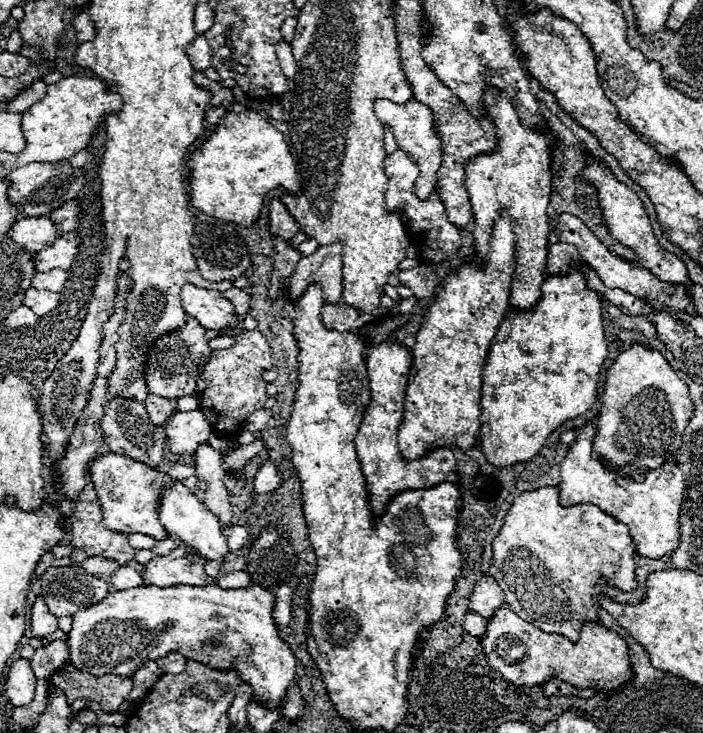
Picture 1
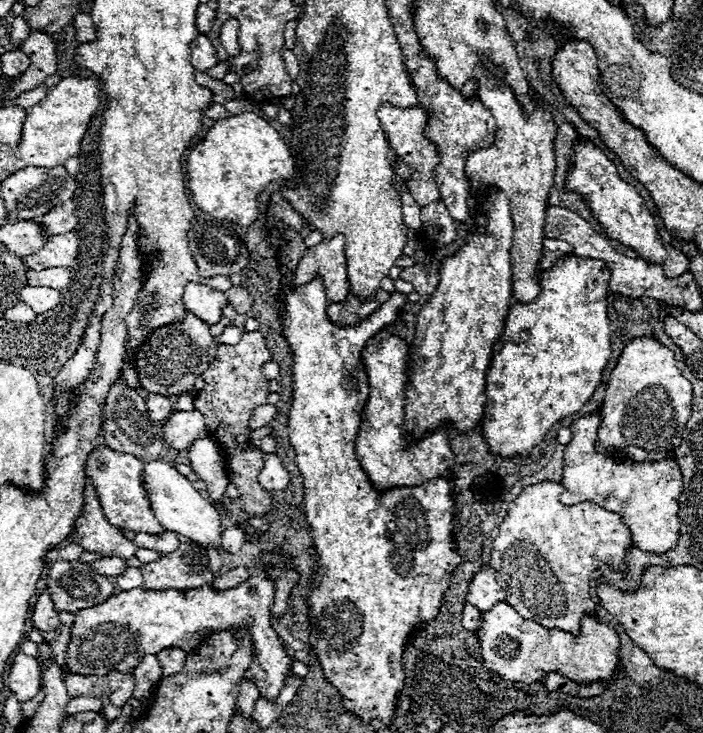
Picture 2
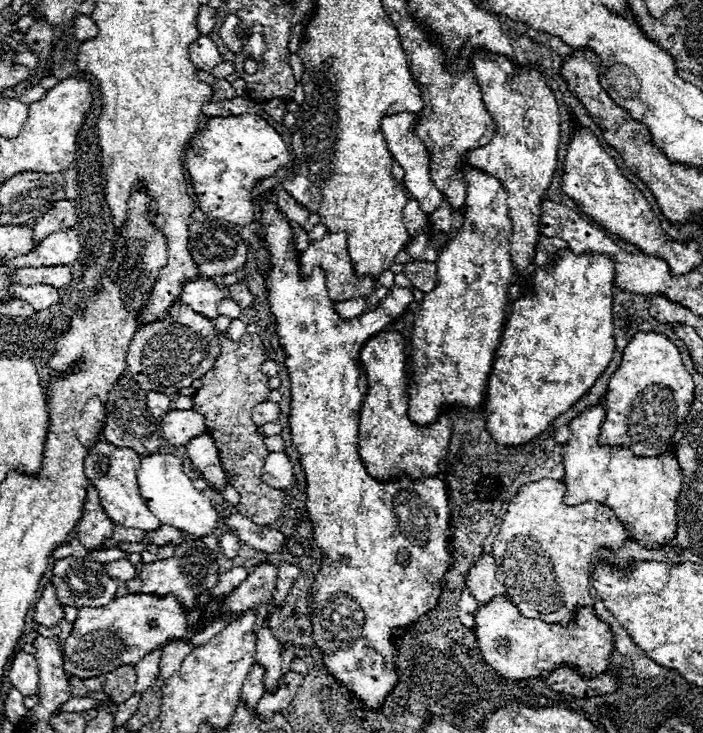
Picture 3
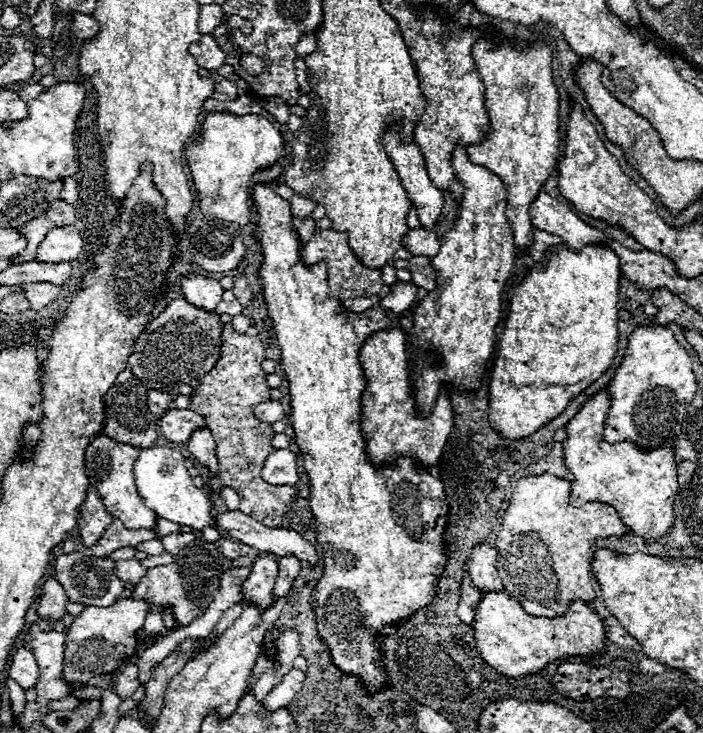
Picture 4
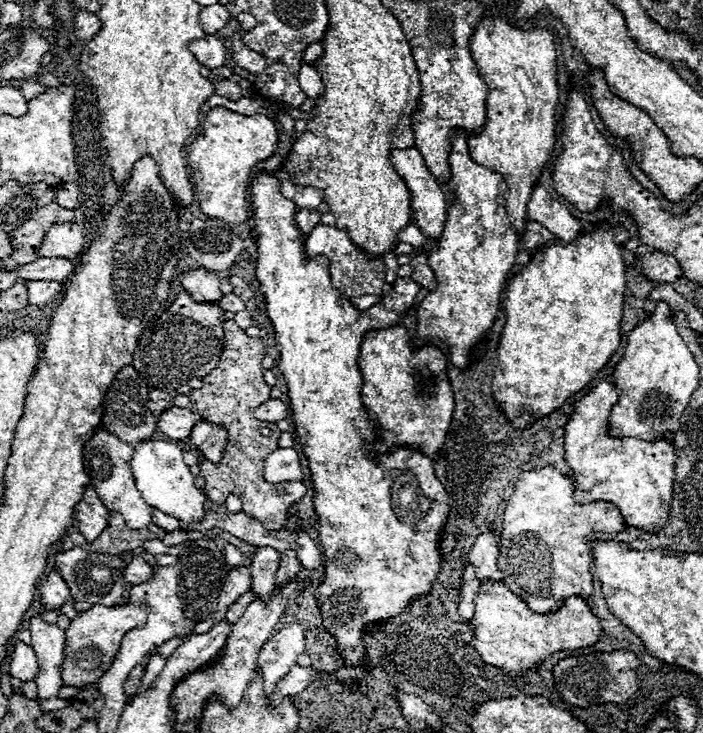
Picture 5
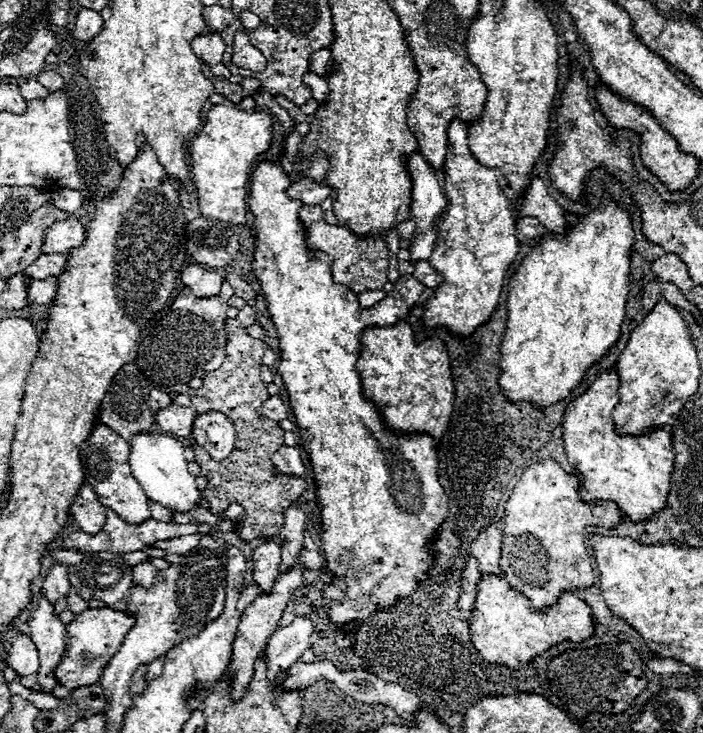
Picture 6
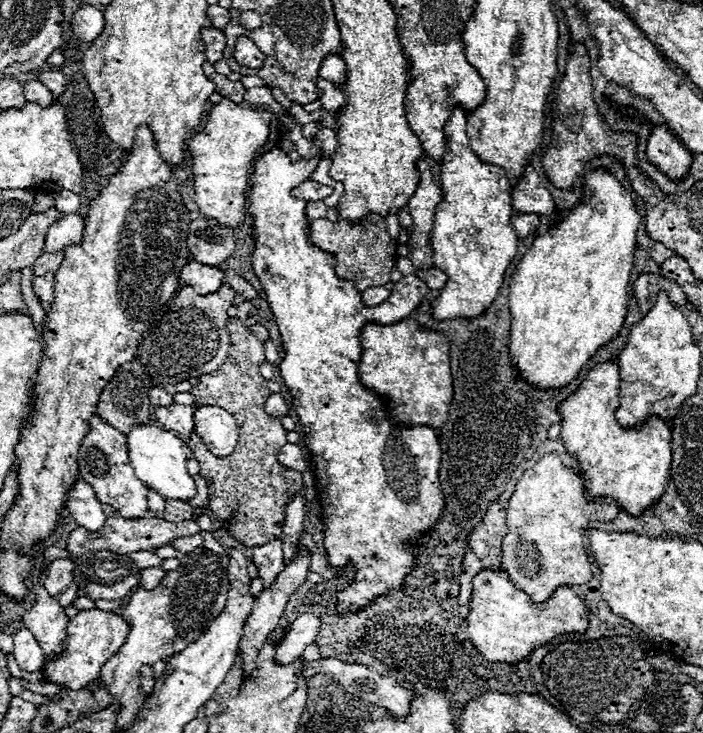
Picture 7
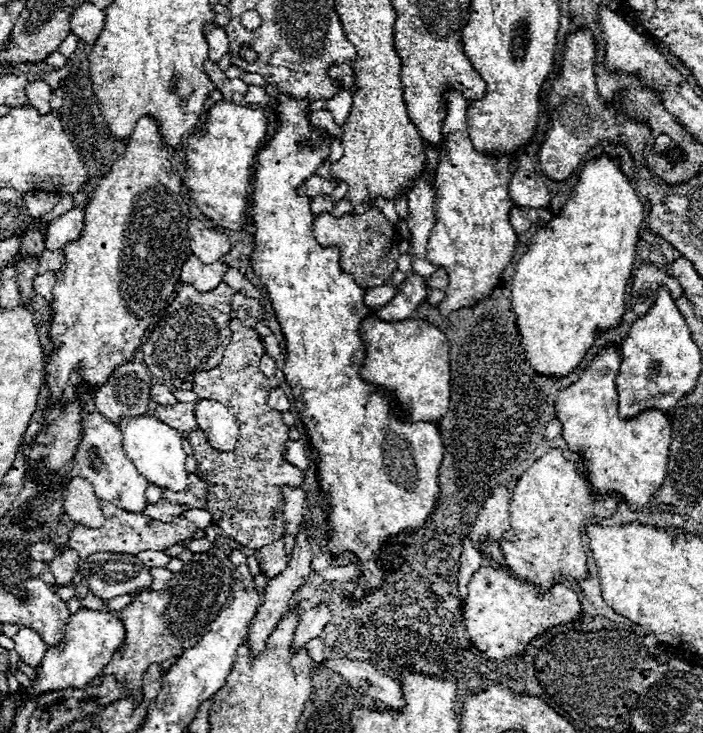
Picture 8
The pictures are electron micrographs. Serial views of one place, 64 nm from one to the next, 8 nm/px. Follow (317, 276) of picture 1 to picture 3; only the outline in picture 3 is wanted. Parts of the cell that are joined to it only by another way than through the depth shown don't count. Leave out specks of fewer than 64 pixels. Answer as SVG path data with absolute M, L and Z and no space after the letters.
M326 234L322 240L318 242L312 242L308 246L308 250L304 250L300 254L300 276L302 278L308 278L308 274L316 268L316 266L322 266L324 274L326 274L326 280L328 280L328 296L334 300L334 302L342 302L342 300L350 300L350 298L366 298L374 292L376 288L376 282L370 280L370 278L362 278L358 280L352 272L352 262L348 258L348 250L346 250L346 234Z

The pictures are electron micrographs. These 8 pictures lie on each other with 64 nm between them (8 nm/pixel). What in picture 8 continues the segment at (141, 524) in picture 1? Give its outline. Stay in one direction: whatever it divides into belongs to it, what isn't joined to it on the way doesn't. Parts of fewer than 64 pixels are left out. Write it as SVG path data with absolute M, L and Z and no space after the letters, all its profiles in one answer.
M90 412L84 418L84 436L78 444L78 452L74 456L78 476L88 480L96 492L96 496L104 502L110 502L126 512L142 514L146 508L146 488L148 482L138 474L138 470L132 466L130 458L124 454L122 448L122 432L110 424L102 414Z

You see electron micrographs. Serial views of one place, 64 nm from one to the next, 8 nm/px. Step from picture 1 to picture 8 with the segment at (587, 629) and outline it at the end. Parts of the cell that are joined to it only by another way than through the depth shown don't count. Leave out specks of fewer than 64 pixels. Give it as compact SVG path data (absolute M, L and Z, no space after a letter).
M484 566L474 572L468 598L464 604L464 624L472 644L490 660L504 660L510 656L520 656L526 646L548 632L550 628L558 628L570 624L580 618L582 606L578 594L564 584L554 584L544 596L536 596L536 588L514 580L512 574Z

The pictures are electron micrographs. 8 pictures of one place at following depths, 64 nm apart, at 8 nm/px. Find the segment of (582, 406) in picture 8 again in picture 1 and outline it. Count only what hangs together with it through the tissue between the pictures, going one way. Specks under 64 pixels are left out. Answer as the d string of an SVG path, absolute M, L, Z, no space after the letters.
M584 426L578 428L578 436L576 440L570 444L570 452L564 458L562 466L560 466L560 478L562 482L558 484L560 490L560 504L562 506L576 506L576 504L594 504L600 510L604 510L606 514L610 514L612 518L618 518L618 522L626 524L630 528L630 538L634 542L634 548L640 556L658 560L664 558L668 554L672 554L678 548L678 538L680 538L680 524L678 524L678 516L680 516L680 506L682 506L682 494L684 494L684 474L676 464L662 464L656 470L650 470L642 482L632 482L628 478L620 478L614 470L610 470L608 466L604 466L600 460L592 458L592 438L594 438L596 430L594 426Z

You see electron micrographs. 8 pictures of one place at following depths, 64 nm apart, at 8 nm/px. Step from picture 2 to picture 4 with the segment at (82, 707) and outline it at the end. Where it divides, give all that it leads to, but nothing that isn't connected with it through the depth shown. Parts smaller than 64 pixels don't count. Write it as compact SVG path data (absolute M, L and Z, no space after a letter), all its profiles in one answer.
M70 696L70 698L64 698L64 700L58 700L58 702L52 702L50 704L50 710L76 710L80 706L80 700Z

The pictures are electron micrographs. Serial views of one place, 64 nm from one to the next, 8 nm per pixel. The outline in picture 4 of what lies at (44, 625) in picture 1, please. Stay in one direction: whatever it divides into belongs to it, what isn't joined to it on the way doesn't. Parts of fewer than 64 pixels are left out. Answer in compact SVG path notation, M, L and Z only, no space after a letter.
M48 578L42 586L42 596L36 608L36 614L40 616L40 620L58 622L66 614L66 604L68 600L64 596L64 588L60 586L60 582L56 578Z

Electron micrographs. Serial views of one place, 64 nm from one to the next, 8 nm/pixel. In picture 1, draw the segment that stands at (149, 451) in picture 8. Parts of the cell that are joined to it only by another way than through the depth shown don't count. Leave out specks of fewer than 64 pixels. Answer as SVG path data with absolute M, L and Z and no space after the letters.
M172 480L172 488L164 490L164 496L160 498L160 522L166 526L166 532L174 538L180 538L184 544L196 548L202 558L206 560L224 560L230 552L226 546L226 538L222 534L222 526L214 514L208 514L208 510L202 506L202 500L194 496L182 482Z

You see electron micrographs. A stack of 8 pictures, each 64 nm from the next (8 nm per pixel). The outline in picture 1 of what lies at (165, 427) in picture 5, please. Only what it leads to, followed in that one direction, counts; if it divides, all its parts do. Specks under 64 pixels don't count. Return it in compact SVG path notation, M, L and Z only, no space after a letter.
M200 410L194 412L176 412L166 424L166 442L168 448L182 456L194 456L196 448L208 440L212 426L206 422Z

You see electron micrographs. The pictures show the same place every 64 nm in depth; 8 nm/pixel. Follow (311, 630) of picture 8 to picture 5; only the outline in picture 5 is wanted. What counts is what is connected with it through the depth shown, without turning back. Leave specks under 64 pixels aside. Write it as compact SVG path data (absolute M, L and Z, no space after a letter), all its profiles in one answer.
M290 624L276 632L258 656L258 674L264 682L264 694L268 696L280 678L284 678L296 664L296 658L304 652L304 628L302 624Z

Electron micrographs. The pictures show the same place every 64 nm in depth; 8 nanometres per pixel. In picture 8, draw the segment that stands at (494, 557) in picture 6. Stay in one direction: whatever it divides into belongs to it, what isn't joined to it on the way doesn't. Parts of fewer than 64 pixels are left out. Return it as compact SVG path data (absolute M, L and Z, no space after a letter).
M498 486L498 490L494 490L494 494L482 504L482 512L478 512L478 518L470 532L470 540L474 542L482 558L486 558L486 554L482 552L482 542L486 538L500 540L502 534L510 528L510 496L512 494L506 490L506 486Z

